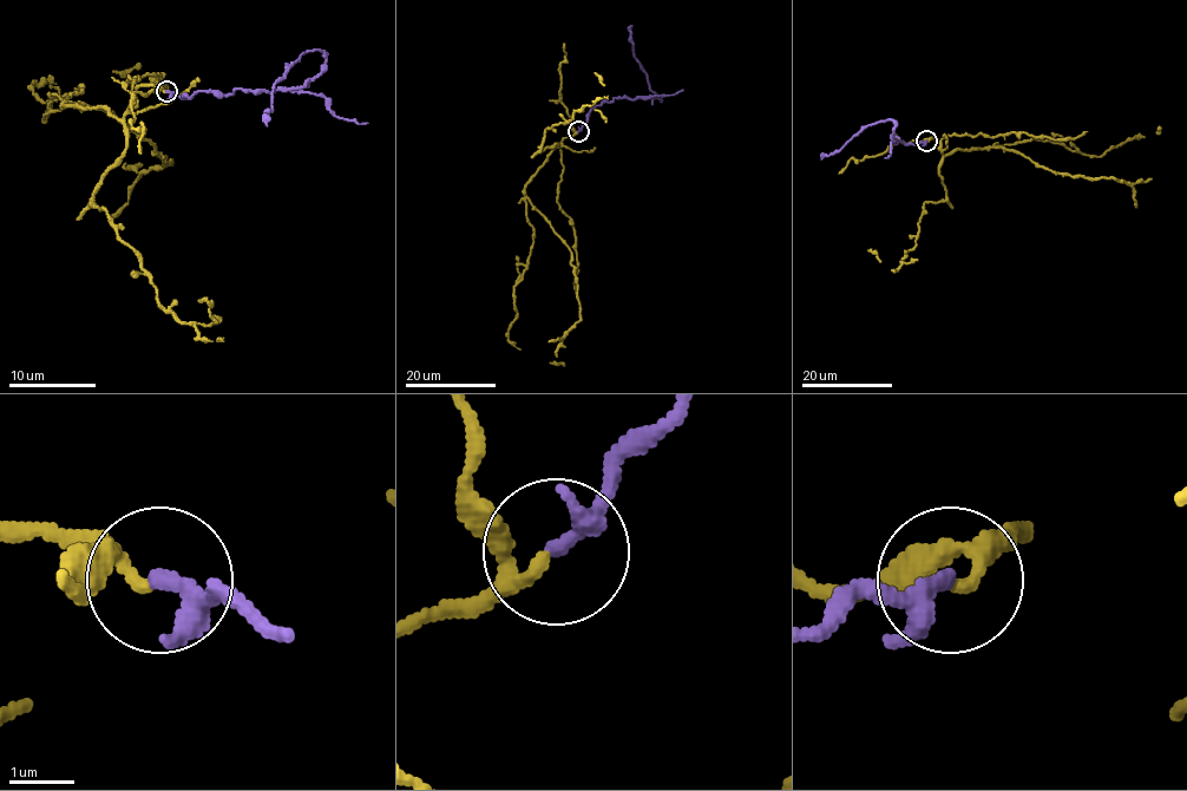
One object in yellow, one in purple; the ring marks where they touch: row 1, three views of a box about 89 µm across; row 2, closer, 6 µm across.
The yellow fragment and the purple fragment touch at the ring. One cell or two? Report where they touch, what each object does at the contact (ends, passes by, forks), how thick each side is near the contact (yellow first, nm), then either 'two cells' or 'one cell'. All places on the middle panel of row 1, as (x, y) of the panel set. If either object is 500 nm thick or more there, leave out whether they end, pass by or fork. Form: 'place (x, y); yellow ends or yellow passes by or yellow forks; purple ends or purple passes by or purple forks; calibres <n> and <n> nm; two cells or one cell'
place (578, 131); yellow passes by; purple passes by; calibres 170 and 220 nm; one cell

